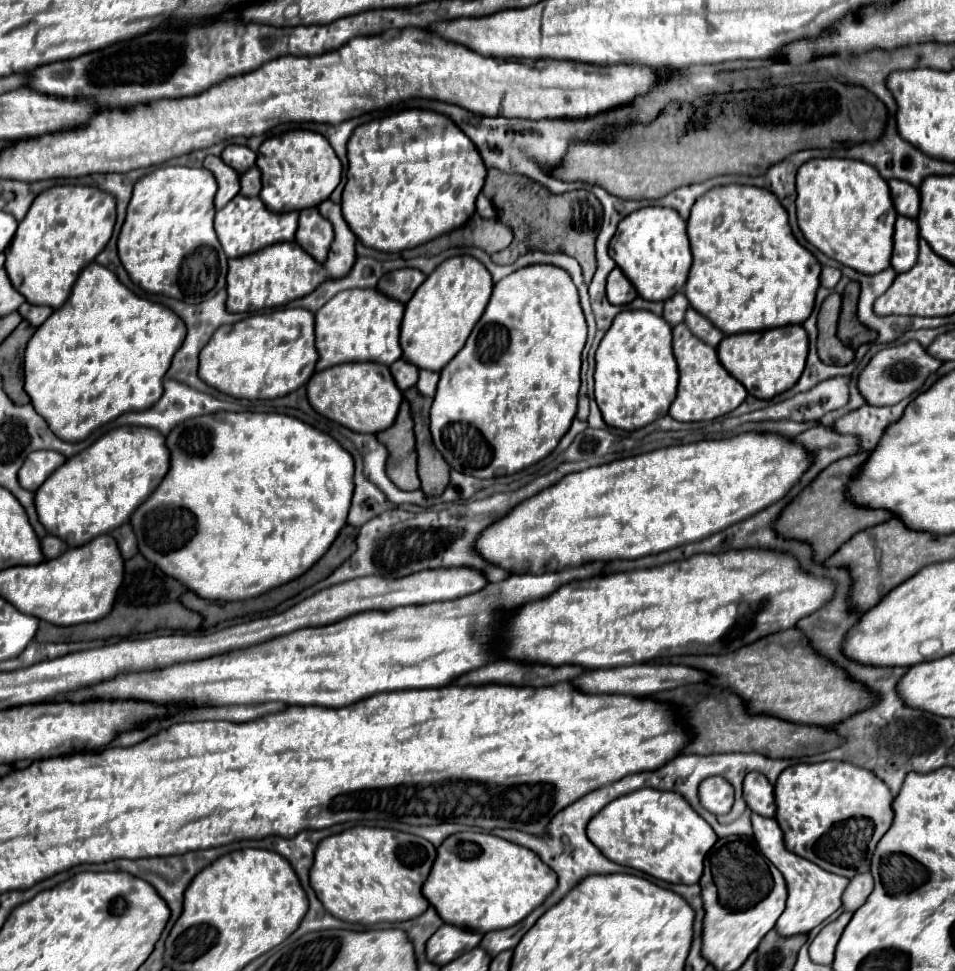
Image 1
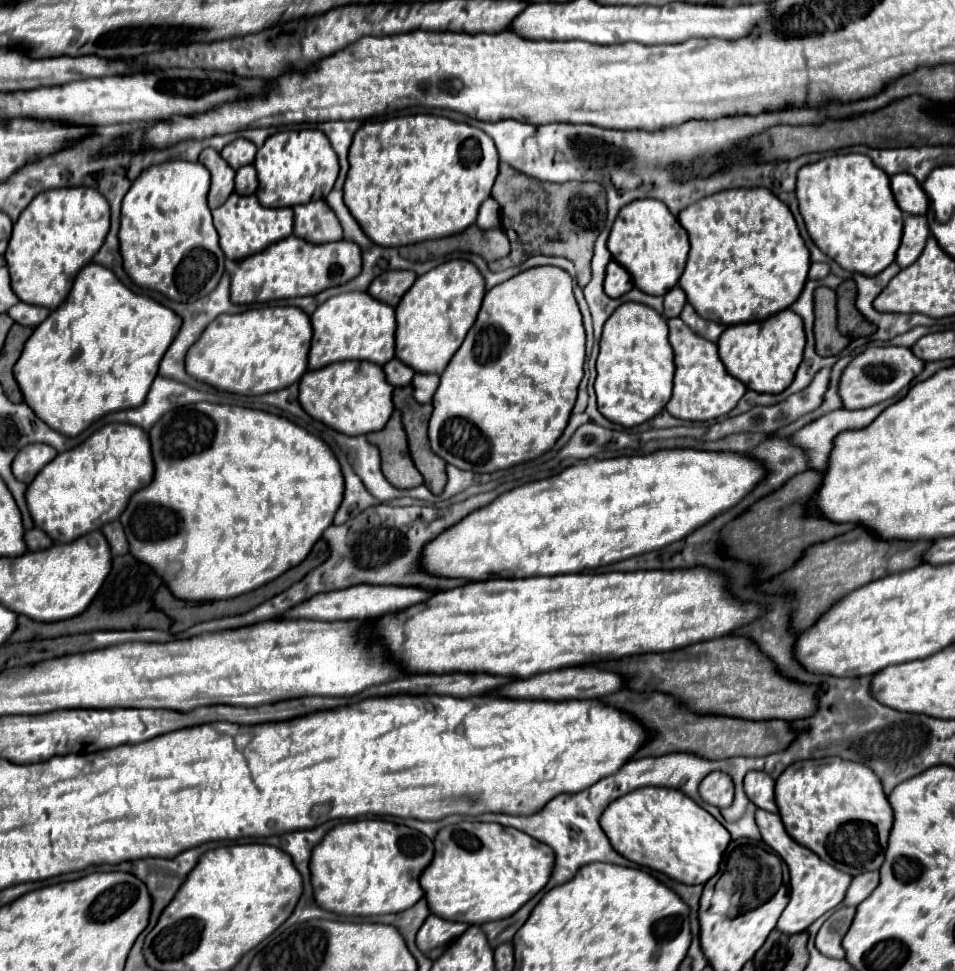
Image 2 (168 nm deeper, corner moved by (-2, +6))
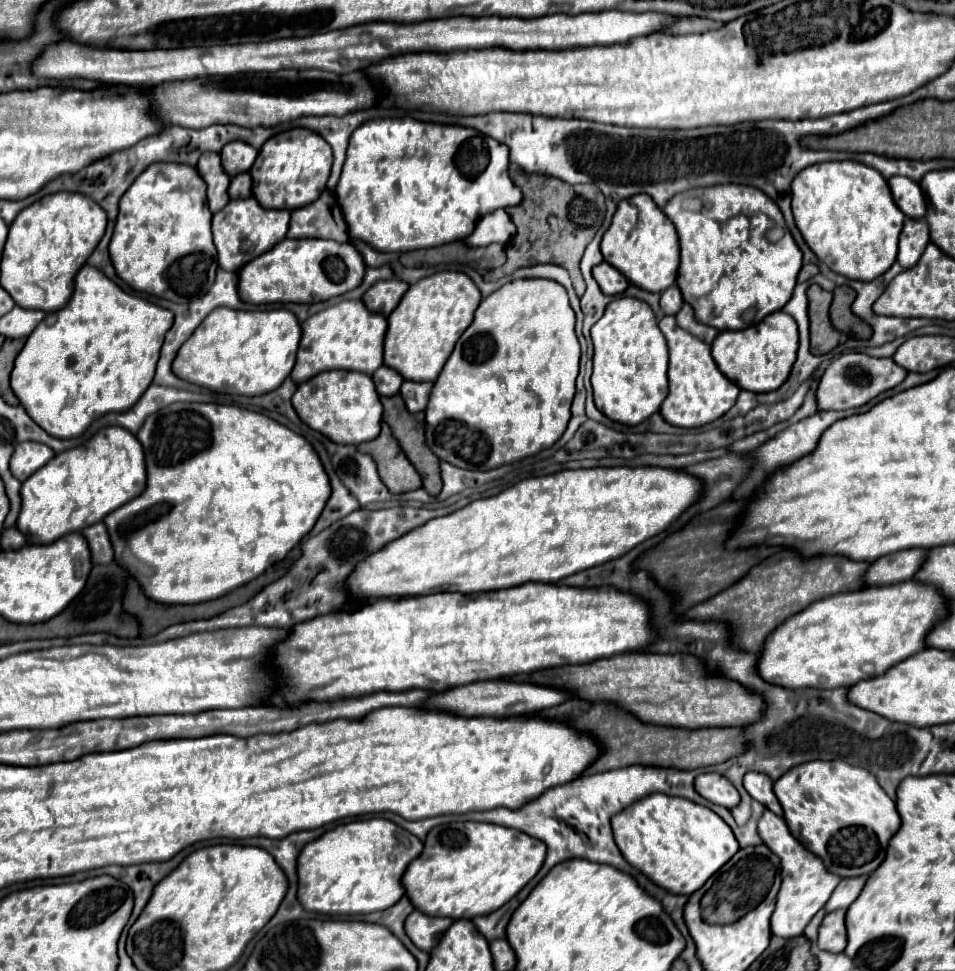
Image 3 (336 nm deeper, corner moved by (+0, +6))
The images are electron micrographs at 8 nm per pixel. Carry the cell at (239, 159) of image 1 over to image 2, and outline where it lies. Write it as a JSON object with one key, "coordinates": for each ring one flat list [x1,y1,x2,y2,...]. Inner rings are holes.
{"coordinates":[[243,137,231,141,221,151,223,159,227,159,227,163,231,163,231,167,235,167,235,169,239,169,239,167,243,167,247,163,253,163,255,161,255,153,257,153,257,147,251,141,243,139]]}

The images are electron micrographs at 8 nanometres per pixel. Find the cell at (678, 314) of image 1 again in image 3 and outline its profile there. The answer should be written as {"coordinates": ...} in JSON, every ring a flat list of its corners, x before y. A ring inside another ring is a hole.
{"coordinates":[[671,285,667,291,663,291,659,303,661,303,661,309,663,309,665,315,677,315,677,311,683,305,683,295,681,295,679,287]]}

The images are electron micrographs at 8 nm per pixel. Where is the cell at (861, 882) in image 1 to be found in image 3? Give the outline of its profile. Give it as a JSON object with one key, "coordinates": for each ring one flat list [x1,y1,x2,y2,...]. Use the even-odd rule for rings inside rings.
{"coordinates":[[861,875,861,879,841,879,841,883,835,887,829,901,825,903,825,911,829,913,829,911,837,911,837,909,847,909,861,893,865,879,867,879,867,875,865,877]]}

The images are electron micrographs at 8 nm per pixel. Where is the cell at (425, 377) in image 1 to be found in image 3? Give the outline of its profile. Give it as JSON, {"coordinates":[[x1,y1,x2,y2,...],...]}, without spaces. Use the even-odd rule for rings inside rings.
{"coordinates":[[405,381,401,385,401,397,407,405,407,409,411,413,419,413,425,411,427,407,427,399,429,399,429,391,431,391,433,383,415,383,415,381]]}

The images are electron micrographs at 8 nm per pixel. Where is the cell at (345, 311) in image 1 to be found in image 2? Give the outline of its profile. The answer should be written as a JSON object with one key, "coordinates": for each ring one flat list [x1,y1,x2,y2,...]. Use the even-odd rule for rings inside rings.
{"coordinates":[[351,291,327,299,311,315,311,325,313,339,309,351,309,369,321,369,329,363,347,359,383,365,395,357,395,309,387,303,371,299,369,293]]}

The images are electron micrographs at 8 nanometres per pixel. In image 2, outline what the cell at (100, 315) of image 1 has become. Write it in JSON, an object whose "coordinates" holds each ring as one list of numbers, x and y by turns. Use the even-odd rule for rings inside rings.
{"coordinates":[[89,263,79,271,65,303,51,311,27,339,23,355,15,365,15,379,23,391,25,403,39,413,51,429,67,437,77,437,99,417,111,411,139,407,145,401,151,383,157,377,159,363,181,325,183,319,175,315,175,311,151,297,133,293,105,265]]}

